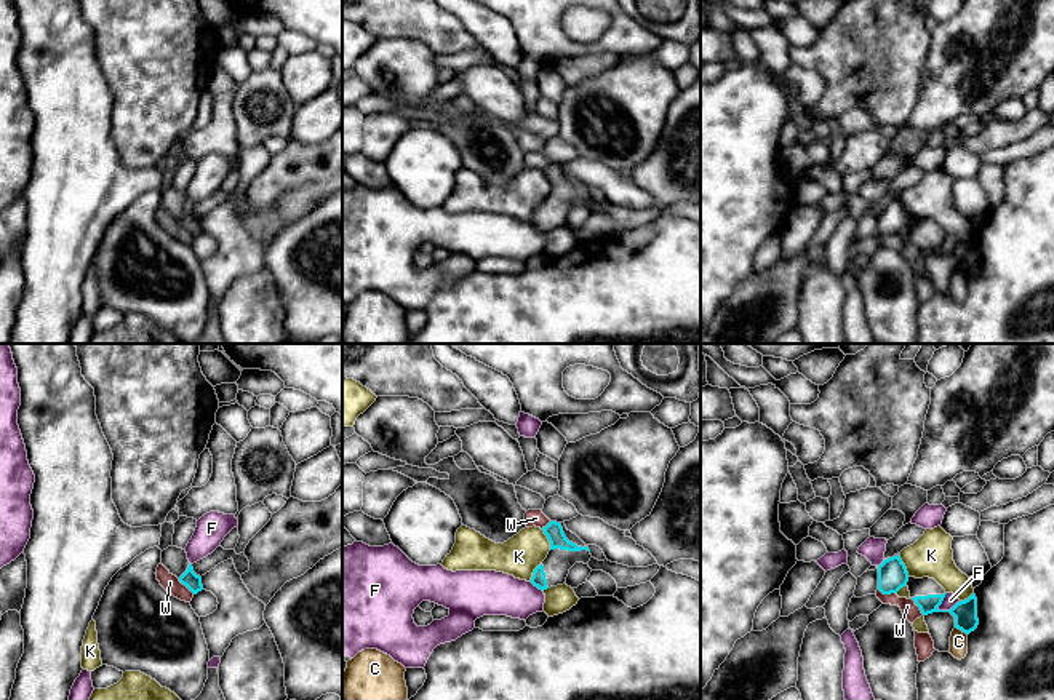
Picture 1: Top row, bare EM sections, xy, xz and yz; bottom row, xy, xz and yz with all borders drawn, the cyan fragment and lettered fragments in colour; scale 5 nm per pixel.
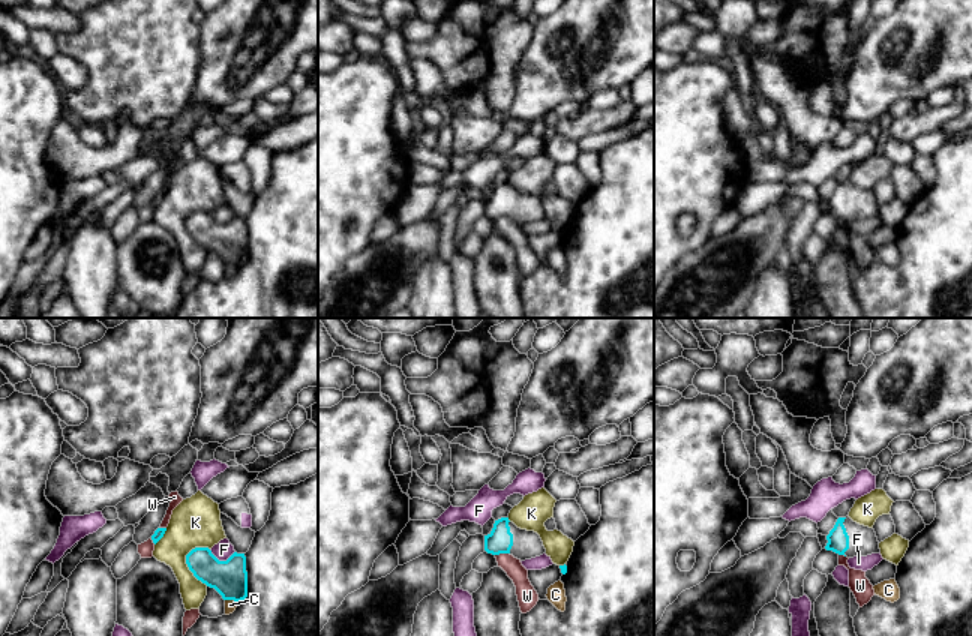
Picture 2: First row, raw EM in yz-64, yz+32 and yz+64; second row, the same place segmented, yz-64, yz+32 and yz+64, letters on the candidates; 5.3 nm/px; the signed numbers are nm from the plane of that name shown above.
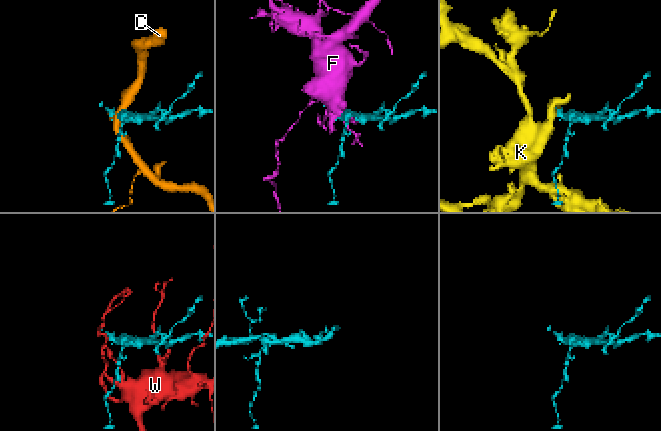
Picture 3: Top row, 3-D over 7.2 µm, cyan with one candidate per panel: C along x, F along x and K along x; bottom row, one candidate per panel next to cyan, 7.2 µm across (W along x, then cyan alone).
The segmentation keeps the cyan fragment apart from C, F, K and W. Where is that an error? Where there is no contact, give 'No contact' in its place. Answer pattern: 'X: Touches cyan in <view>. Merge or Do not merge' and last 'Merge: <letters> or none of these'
C: Touches cyan in yz. Do not merge
F: Touches cyan in yz. Do not merge
K: Touches cyan in yz. Do not merge
W: Touches cyan in xy. Do not merge
Merge: none of these

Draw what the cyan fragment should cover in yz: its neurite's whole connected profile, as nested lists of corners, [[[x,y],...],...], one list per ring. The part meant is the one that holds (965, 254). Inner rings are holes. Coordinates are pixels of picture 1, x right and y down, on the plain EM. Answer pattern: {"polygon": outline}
{"polygon": [[[899,197],[884,201],[878,208],[878,232],[883,237],[897,235],[905,227],[908,229],[910,240],[923,257],[950,254],[955,259],[955,270],[963,275],[969,276],[977,270],[977,240],[974,235],[968,241],[956,245],[950,253],[939,253],[937,249],[942,246],[947,235],[934,221],[910,219]]]}

